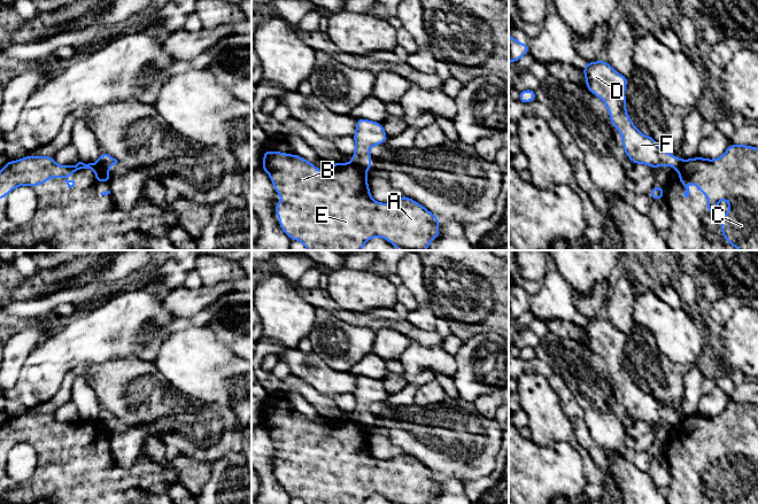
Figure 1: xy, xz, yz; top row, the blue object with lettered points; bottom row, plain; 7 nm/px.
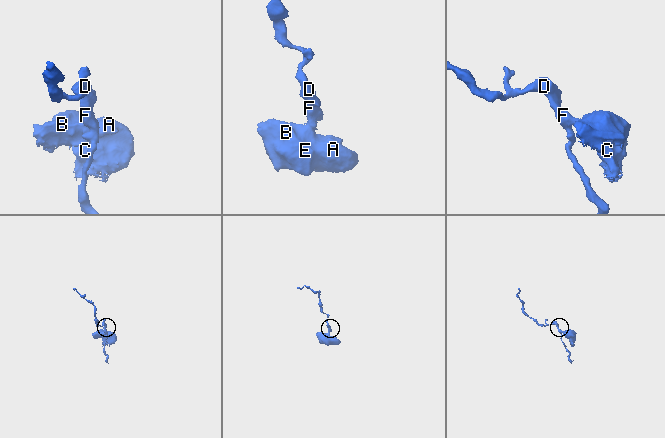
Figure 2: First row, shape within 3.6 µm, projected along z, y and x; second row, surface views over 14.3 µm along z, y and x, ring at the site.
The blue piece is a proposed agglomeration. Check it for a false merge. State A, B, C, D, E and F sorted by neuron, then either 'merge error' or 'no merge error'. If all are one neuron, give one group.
A B C E / D F; merge error

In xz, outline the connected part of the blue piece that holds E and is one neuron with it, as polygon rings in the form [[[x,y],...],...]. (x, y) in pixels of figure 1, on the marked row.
[[[264,150],[260,169],[270,176],[276,193],[283,199],[280,203],[274,204],[276,215],[280,218],[278,225],[291,241],[301,241],[307,250],[362,250],[373,237],[380,237],[395,245],[397,250],[426,250],[433,239],[442,237],[439,231],[441,220],[415,200],[403,194],[389,203],[373,200],[366,172],[353,162],[333,162],[331,172],[324,173],[314,163],[296,154]]]

